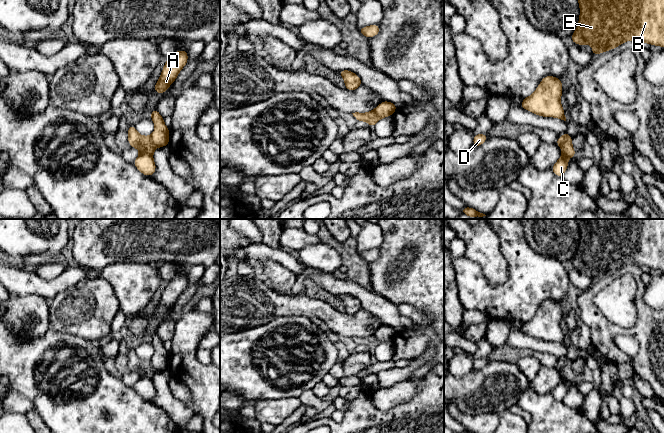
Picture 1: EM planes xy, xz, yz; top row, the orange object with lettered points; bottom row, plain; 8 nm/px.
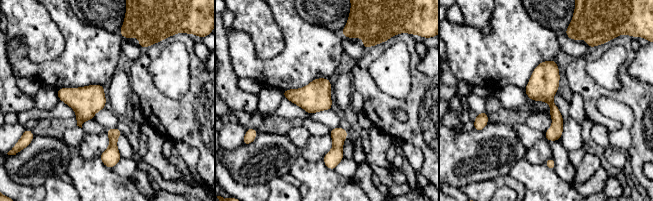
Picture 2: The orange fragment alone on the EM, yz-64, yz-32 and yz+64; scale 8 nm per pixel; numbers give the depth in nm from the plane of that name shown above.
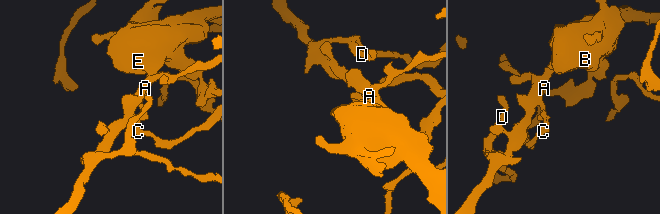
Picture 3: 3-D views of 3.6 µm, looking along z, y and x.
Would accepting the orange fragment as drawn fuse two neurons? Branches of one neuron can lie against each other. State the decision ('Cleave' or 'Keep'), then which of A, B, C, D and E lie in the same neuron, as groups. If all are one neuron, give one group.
Cleave. Groups: A B D E / C

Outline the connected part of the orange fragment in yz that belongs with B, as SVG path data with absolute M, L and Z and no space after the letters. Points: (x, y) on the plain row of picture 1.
M576 219L580 240L570 264L592 269L595 280L635 264L664 271L664 219Z

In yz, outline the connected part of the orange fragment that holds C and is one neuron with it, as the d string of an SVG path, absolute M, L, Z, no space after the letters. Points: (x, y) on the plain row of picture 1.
M569 360L561 369L562 380L558 385L551 391L553 397L562 401L568 391L568 382L572 382L576 379L576 376L572 370L572 360Z

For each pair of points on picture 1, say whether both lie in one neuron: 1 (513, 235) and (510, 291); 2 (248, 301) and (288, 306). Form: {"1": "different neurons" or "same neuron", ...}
{"1": "same neuron", "2": "same neuron"}

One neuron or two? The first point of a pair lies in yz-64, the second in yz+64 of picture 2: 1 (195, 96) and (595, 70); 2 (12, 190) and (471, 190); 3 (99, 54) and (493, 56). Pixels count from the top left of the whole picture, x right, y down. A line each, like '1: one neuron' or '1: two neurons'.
1: two neurons
2: one neuron
3: one neuron

